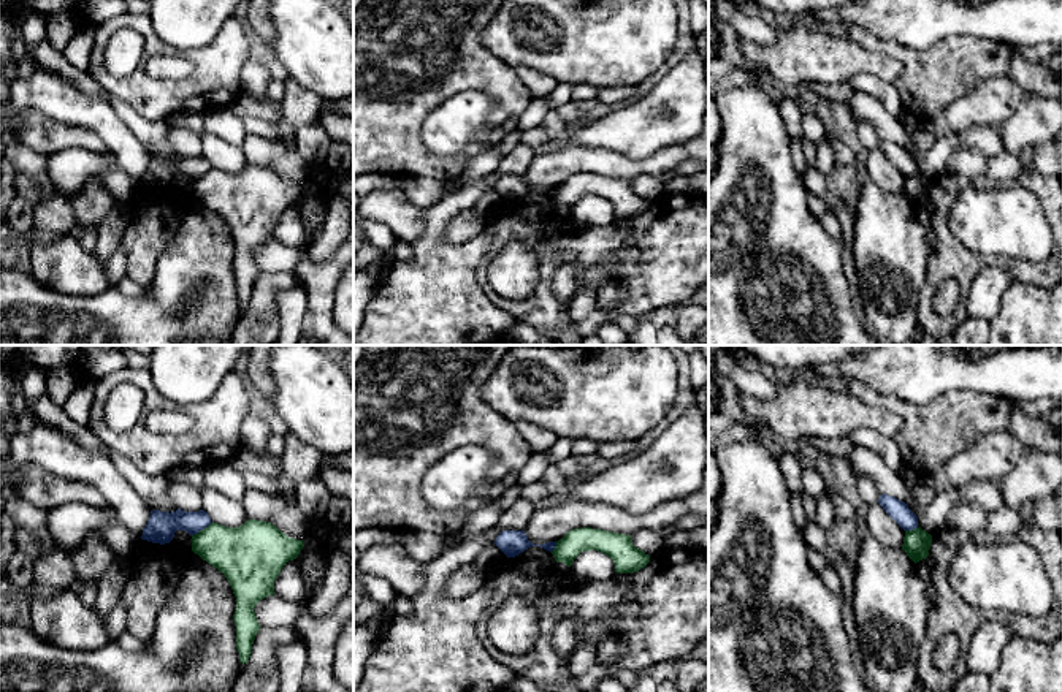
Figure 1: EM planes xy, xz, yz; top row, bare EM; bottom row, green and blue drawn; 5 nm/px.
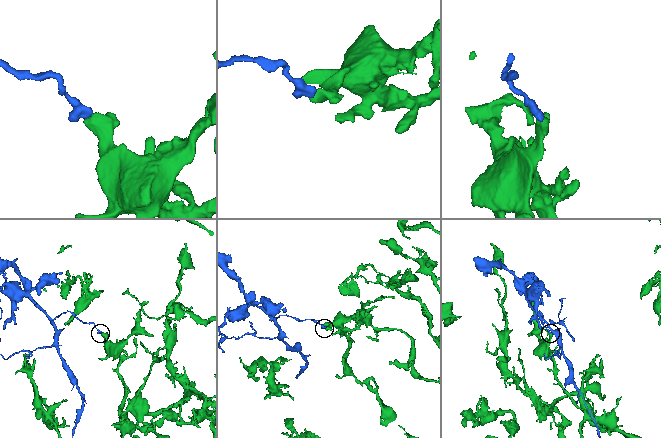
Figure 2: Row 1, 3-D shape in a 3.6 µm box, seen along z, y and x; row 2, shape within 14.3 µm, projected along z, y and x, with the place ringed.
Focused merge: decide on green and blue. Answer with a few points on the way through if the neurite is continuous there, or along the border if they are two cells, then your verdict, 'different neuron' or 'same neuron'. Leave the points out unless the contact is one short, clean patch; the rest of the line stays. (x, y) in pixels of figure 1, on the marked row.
along xy (211, 521), (192, 536) | different neuron

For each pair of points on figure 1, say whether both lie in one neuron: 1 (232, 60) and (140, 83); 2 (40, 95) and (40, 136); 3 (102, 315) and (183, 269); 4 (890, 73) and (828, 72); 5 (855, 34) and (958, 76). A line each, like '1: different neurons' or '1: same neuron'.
1: same neuron
2: different neurons
3: same neuron
4: same neuron
5: same neuron

